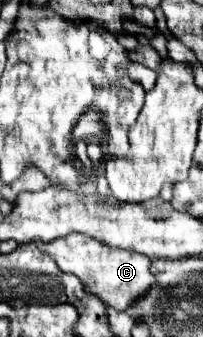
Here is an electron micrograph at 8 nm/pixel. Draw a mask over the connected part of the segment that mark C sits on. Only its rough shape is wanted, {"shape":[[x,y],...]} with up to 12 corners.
{"shape":[[69,233],[35,243],[85,293],[125,311],[155,281],[149,257]]}

